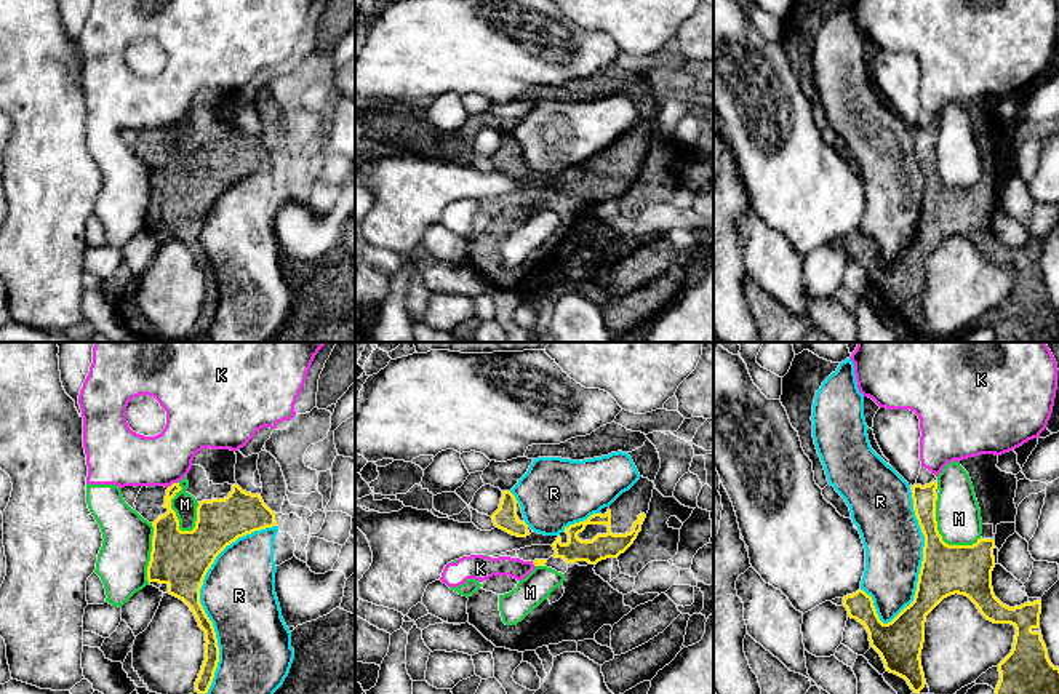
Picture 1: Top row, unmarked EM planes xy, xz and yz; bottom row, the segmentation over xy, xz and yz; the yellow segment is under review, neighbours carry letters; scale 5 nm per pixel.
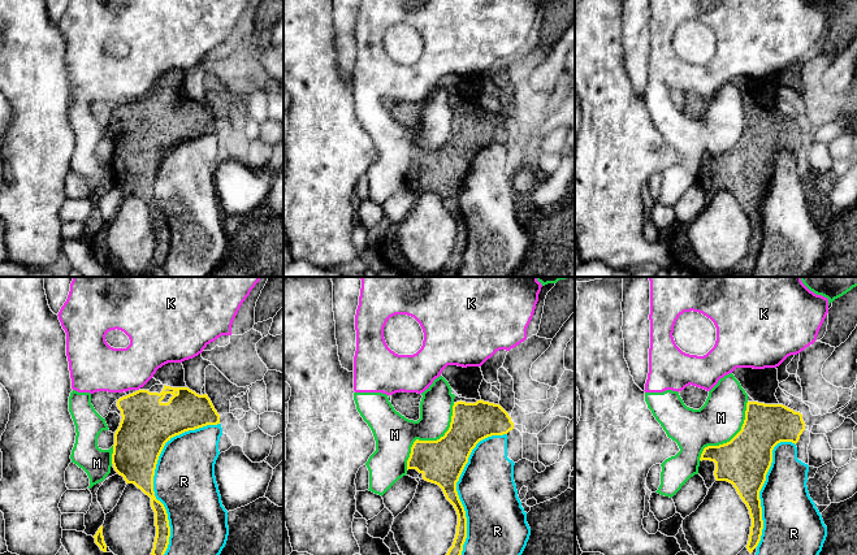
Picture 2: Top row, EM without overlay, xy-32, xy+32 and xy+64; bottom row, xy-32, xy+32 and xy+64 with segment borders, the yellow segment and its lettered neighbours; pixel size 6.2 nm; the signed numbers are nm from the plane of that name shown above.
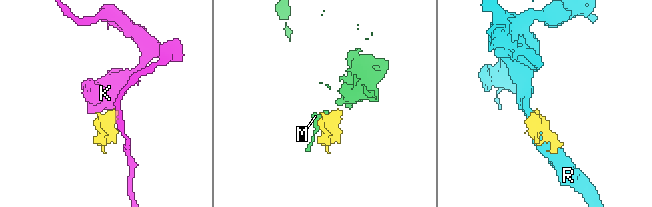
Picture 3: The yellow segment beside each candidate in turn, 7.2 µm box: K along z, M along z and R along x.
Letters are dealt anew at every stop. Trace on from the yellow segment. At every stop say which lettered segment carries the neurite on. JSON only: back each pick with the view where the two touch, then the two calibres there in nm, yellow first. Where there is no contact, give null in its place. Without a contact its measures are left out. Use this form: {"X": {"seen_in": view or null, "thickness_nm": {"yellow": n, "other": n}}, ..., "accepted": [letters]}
{"accepted": []}

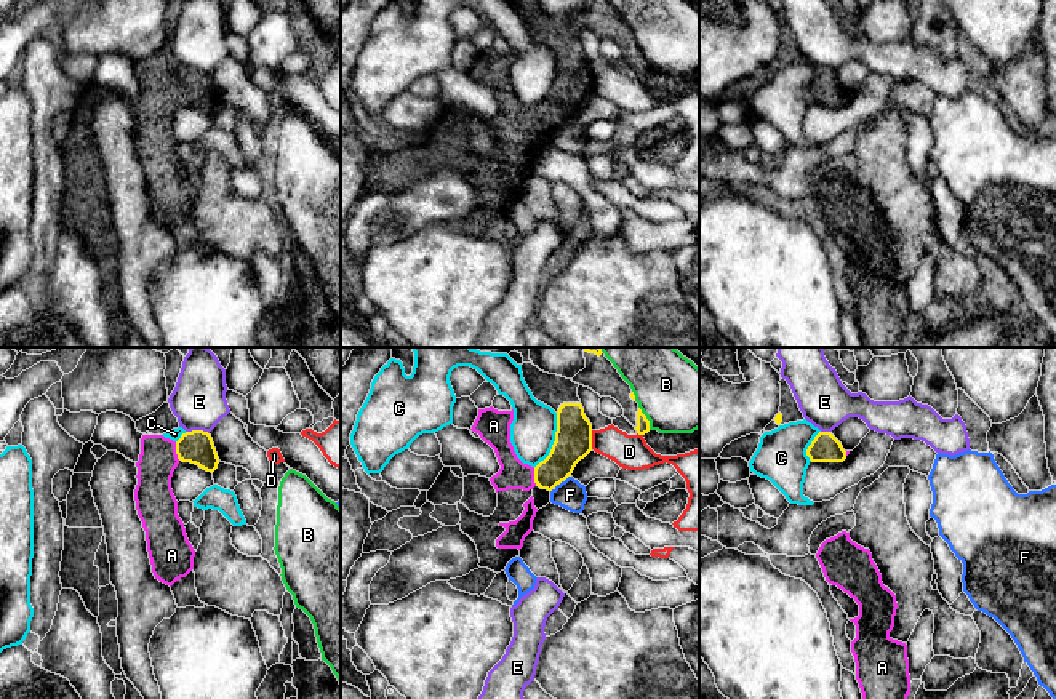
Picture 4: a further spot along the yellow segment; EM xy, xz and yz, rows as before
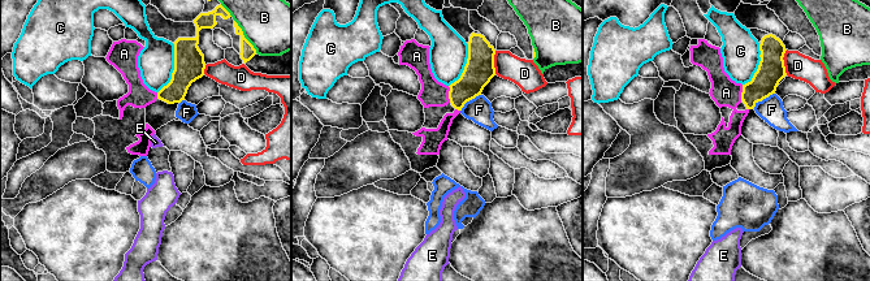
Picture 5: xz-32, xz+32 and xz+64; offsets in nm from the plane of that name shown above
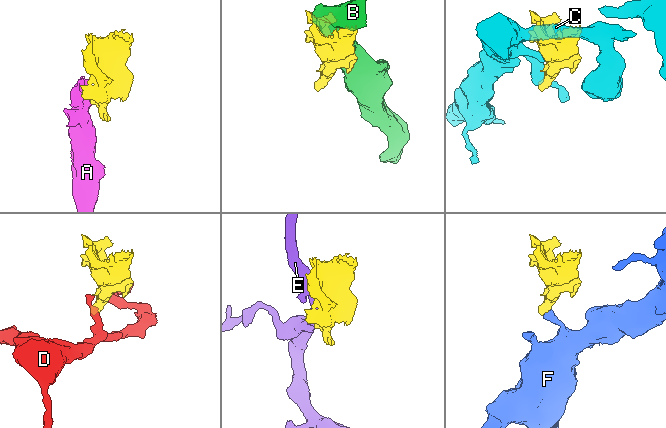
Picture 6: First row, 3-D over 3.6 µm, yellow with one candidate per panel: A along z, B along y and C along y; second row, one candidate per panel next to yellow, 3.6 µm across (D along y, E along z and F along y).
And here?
{"A": {"seen_in": "xy", "thickness_nm": {"yellow": 170, "other": 190}}, "accepted": ["A"]}

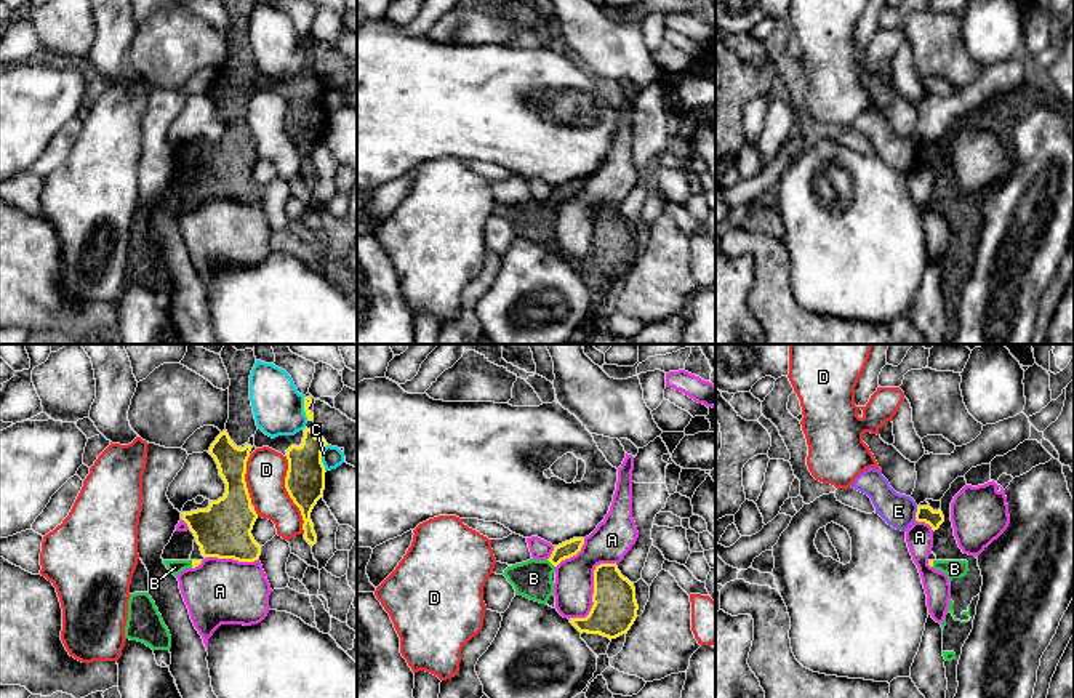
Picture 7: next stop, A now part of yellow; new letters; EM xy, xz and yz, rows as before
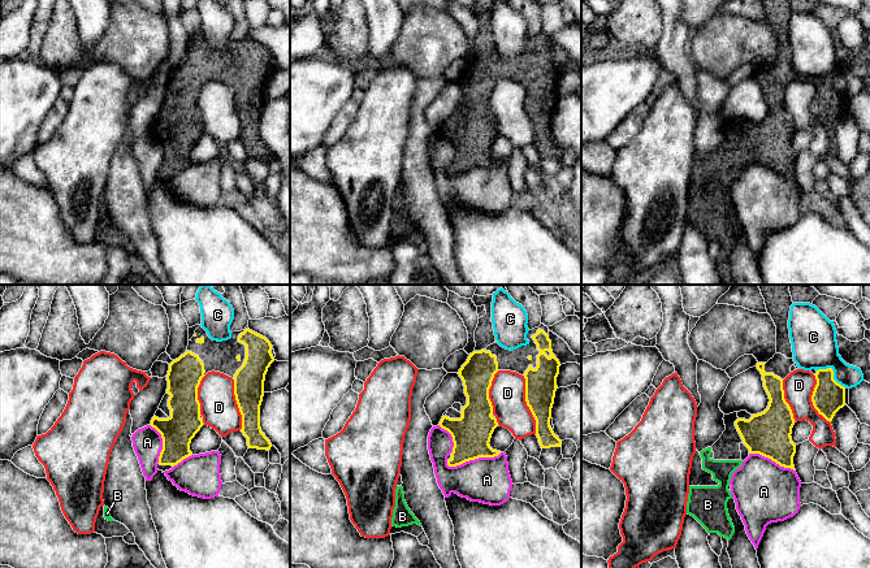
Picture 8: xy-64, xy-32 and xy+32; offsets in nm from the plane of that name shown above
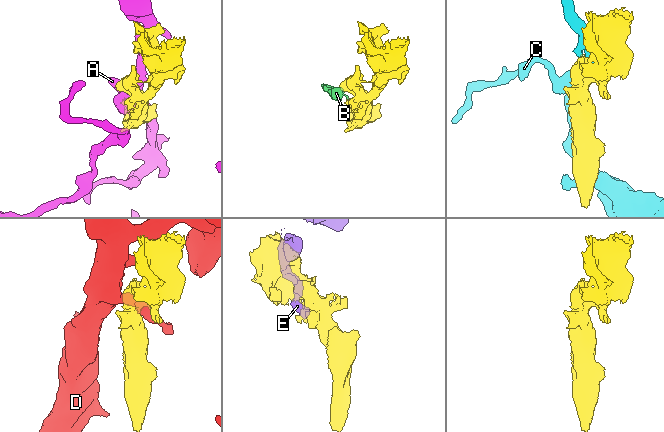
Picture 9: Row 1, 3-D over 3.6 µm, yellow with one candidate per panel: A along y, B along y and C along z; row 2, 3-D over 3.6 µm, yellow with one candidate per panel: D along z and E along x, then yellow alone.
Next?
{"B": {"seen_in": "xz", "thickness_nm": {"yellow": 90, "other": 190}}, "accepted": ["B"]}

